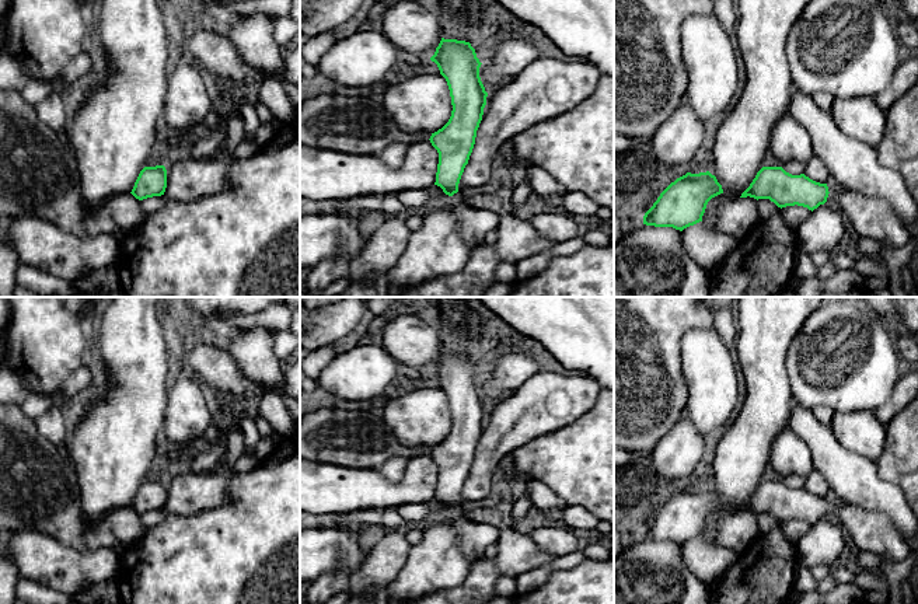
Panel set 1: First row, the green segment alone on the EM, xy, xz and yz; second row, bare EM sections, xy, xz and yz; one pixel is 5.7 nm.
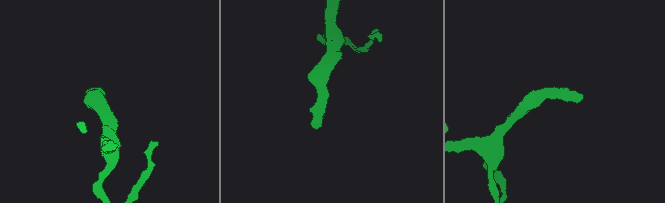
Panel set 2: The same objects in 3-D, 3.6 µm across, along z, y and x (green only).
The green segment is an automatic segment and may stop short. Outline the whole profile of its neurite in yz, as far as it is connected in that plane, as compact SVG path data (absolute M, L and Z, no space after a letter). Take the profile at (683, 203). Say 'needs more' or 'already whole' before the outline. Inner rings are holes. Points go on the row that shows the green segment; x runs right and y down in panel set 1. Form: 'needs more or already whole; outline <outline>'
already whole; outline M709 171L677 178L645 213L643 224L684 228L702 221L708 202L723 193L722 185Z

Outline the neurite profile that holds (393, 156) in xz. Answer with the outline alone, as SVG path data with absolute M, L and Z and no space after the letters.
M394 143L387 146L378 156L384 165L388 168L399 168L404 164L408 146L402 143Z

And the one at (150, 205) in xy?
M164 195L140 200L142 209L150 214L158 212L170 199Z

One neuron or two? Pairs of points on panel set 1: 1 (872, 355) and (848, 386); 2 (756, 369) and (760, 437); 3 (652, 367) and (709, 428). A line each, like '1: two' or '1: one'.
1: one
2: one
3: two

